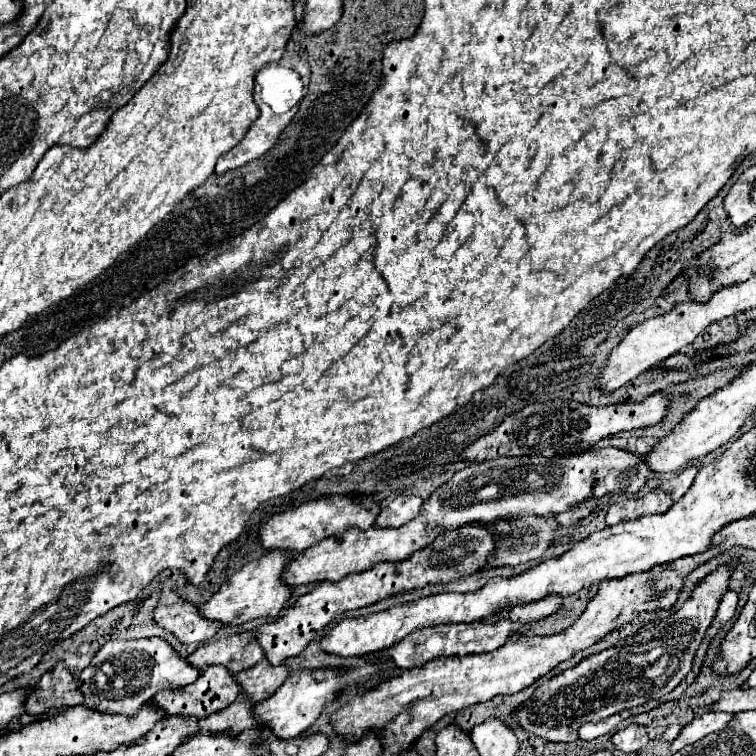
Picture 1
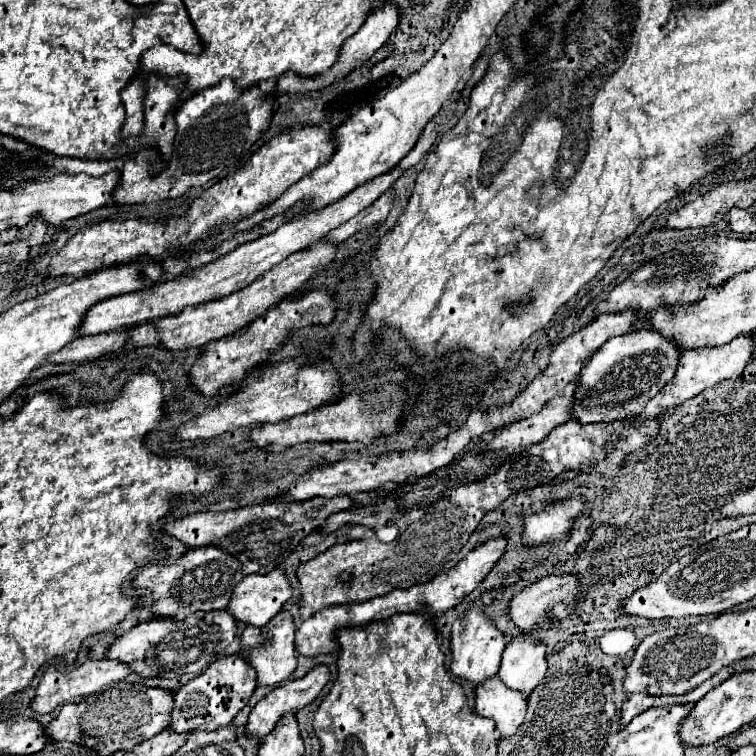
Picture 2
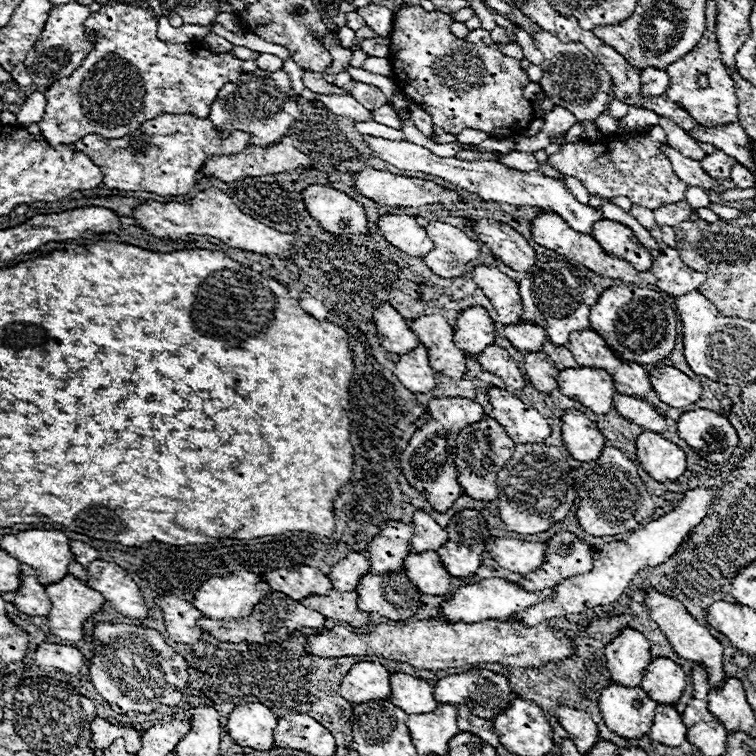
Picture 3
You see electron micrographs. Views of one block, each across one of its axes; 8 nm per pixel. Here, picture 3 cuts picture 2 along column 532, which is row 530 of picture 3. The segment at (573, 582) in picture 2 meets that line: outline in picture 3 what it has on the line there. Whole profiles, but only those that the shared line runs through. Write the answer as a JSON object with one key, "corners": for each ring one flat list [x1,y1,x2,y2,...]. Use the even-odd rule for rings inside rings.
{"corners":[[606,446,600,458,592,462,582,462,576,470,576,486,580,504,576,510,576,520,586,534,592,536,614,536,636,530,642,520,654,514,654,504,648,500,644,482,640,480,636,466,614,446]]}

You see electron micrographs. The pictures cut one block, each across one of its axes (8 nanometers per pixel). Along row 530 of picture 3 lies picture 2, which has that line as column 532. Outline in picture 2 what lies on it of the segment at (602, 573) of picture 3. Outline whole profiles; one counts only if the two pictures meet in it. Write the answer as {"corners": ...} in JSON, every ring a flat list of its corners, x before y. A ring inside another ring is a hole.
{"corners":[[516,636,508,642,498,670,500,680,528,696,546,674,546,646,532,636]]}

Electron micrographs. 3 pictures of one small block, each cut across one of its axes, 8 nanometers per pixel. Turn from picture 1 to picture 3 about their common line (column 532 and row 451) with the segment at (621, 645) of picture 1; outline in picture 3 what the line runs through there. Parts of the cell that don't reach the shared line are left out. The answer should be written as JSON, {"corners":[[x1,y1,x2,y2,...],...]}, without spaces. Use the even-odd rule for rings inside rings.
{"corners":[[702,408,680,416,678,436,712,464,726,464,738,446,738,434,732,424,724,416]]}

